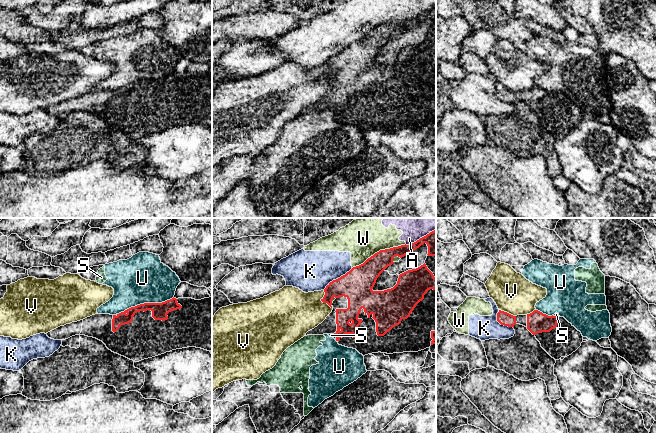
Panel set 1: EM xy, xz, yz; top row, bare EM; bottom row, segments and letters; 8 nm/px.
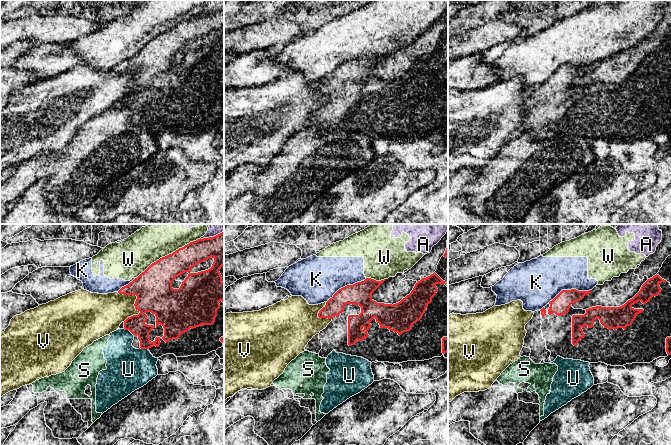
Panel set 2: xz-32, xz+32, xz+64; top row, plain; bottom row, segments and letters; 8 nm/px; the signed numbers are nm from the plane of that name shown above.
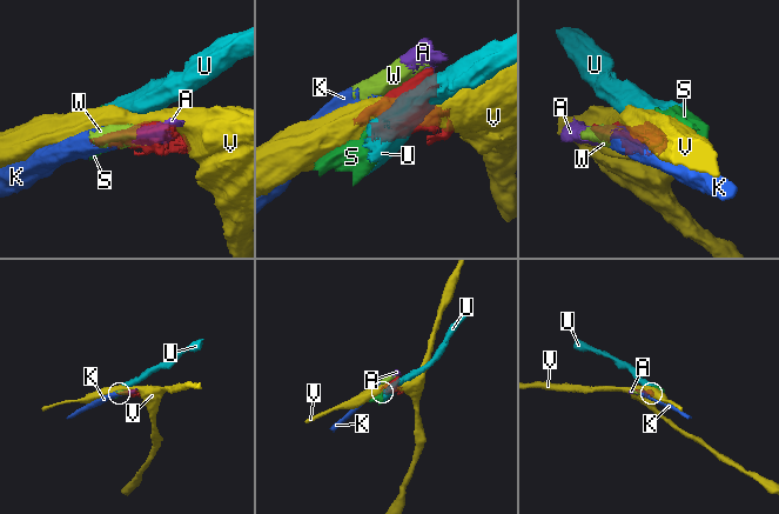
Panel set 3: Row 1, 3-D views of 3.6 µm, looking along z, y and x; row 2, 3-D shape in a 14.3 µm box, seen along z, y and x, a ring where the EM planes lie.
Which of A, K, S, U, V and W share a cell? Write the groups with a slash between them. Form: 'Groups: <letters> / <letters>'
Groups: A K W / S U / V

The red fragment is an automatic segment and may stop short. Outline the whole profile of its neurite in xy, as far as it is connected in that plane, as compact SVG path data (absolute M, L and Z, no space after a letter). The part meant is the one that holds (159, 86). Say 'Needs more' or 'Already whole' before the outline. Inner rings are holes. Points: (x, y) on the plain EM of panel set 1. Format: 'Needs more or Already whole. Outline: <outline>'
Needs more. Outline: M173 73L162 79L140 80L116 91L97 89L83 96L60 102L46 110L54 116L65 116L75 111L93 113L102 117L112 128L135 138L187 123L212 127L212 73L201 76Z

